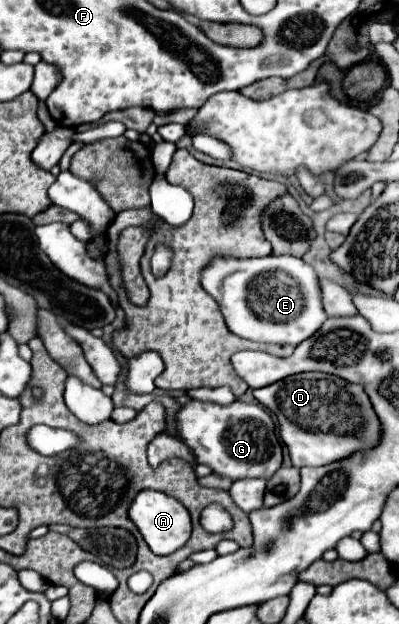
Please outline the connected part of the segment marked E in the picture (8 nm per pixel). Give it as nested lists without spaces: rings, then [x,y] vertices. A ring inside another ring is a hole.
[[[216,255],[216,259],[202,269],[202,287],[220,305],[228,329],[250,341],[290,343],[296,347],[314,335],[326,321],[318,275],[298,257],[268,255],[238,259]]]

